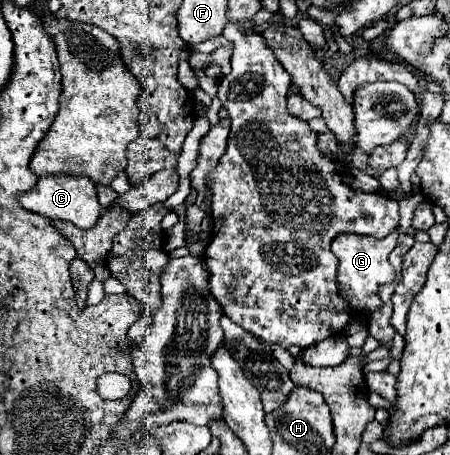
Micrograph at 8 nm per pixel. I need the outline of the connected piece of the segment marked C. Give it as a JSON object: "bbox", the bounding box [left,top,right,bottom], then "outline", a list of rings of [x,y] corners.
{"bbox":[18,175,102,231],"outline":[[[66,175],[40,177],[36,187],[28,193],[22,193],[22,197],[18,197],[18,201],[24,209],[28,209],[32,213],[38,213],[48,219],[66,219],[84,231],[92,229],[92,225],[96,225],[98,217],[102,215],[102,205],[98,201],[96,185],[86,177],[66,177]]]}

